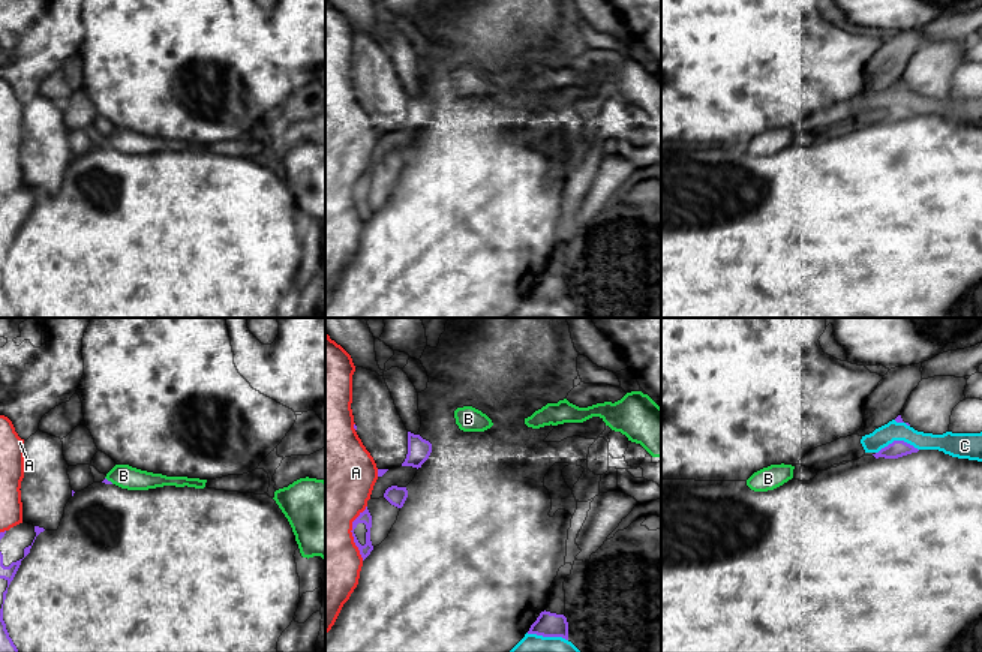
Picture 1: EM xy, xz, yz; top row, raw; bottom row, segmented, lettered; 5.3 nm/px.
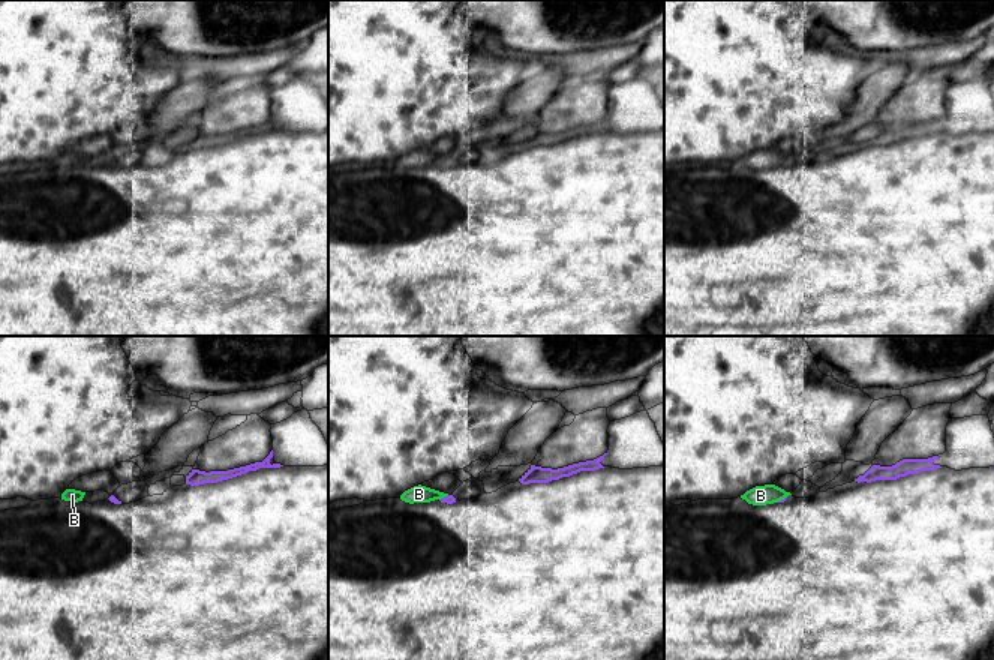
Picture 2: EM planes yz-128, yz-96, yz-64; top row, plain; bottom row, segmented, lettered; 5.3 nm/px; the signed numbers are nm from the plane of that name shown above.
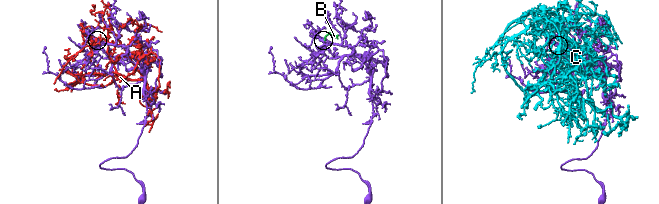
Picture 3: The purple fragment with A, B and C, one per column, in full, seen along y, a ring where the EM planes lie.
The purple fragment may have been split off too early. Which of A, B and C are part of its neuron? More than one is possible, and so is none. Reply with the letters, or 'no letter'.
no letter

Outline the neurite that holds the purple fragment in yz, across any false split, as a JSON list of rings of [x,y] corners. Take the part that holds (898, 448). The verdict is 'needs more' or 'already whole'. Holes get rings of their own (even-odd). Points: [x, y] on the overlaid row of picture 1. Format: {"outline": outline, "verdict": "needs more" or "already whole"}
{"outline": [[[894,441],[888,447],[882,448],[879,453],[873,454],[876,459],[898,459],[912,453],[918,453],[919,450],[904,441]]], "verdict": "already whole"}

